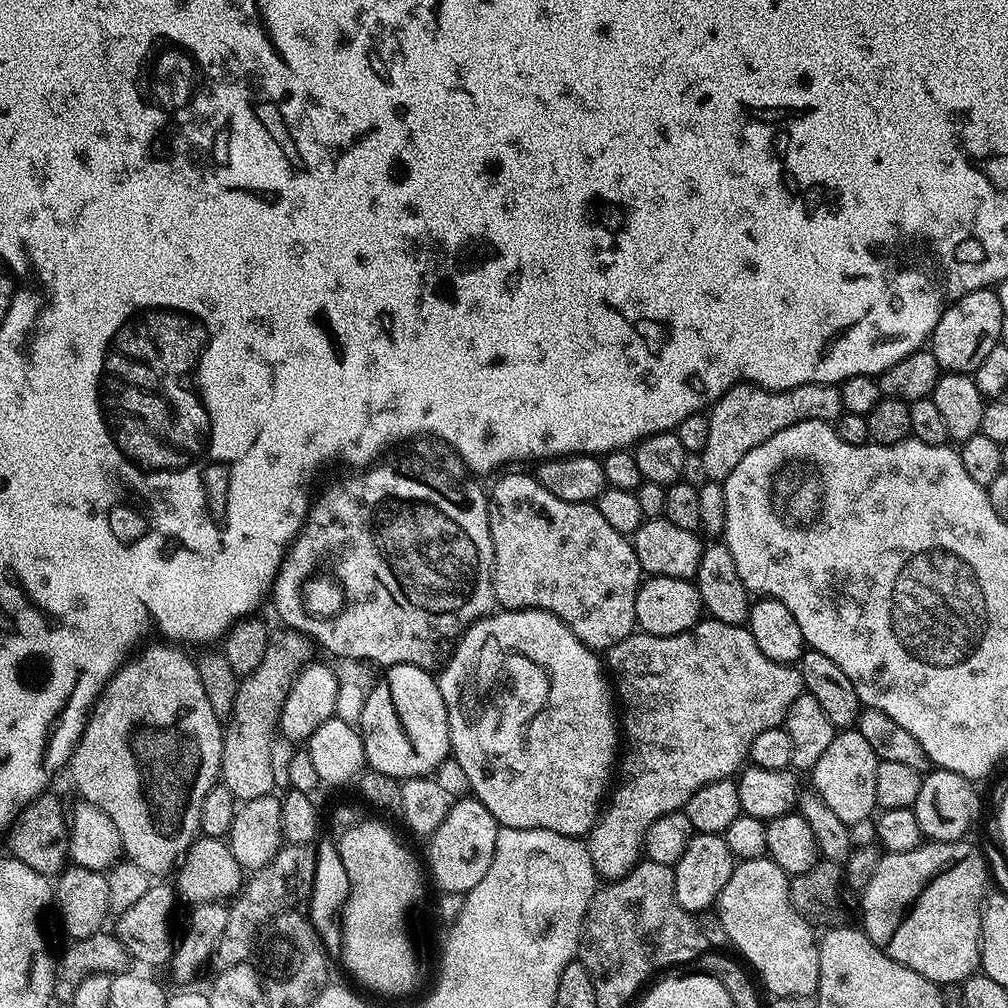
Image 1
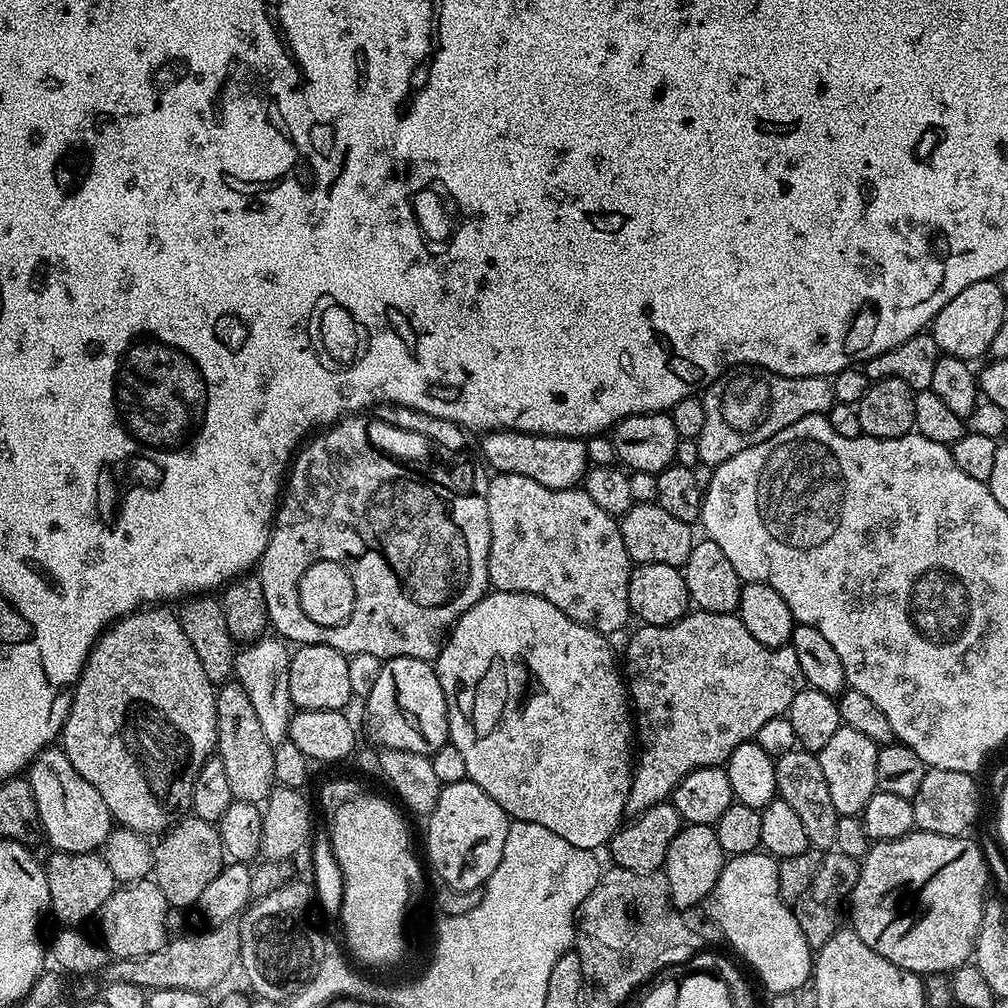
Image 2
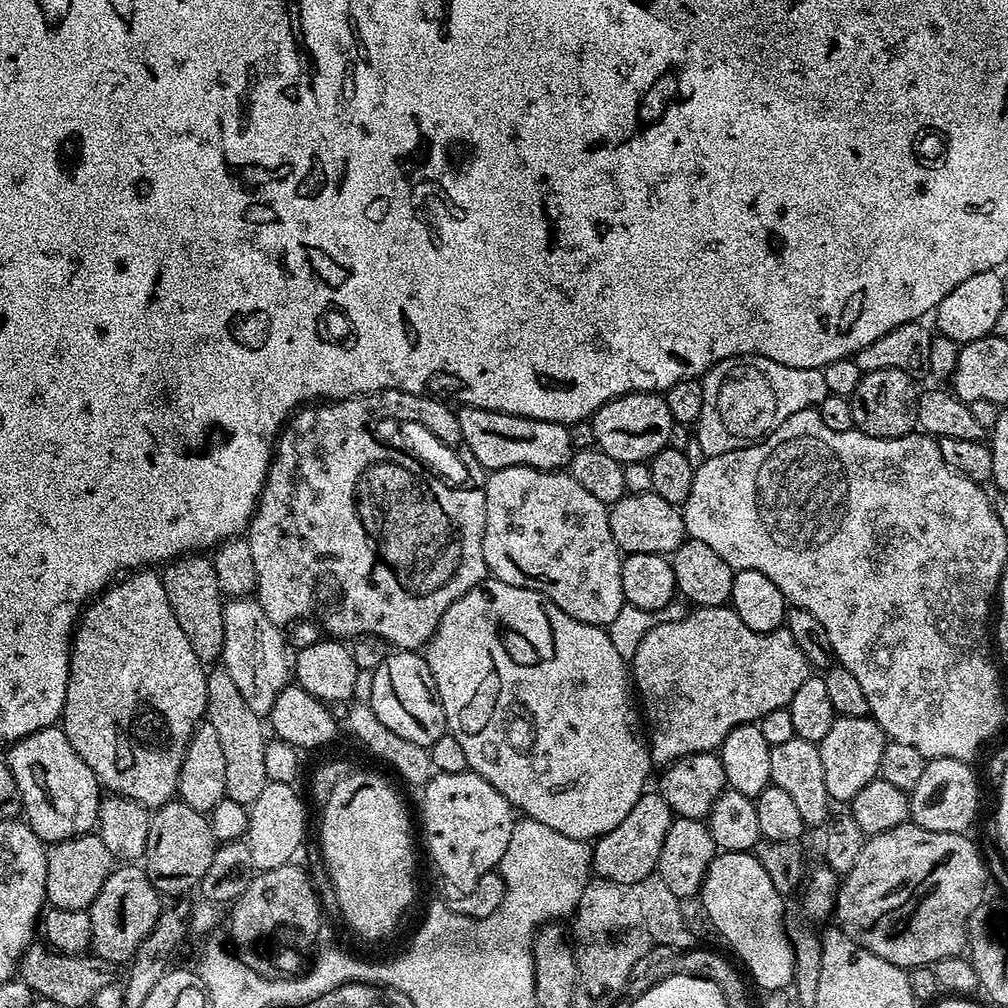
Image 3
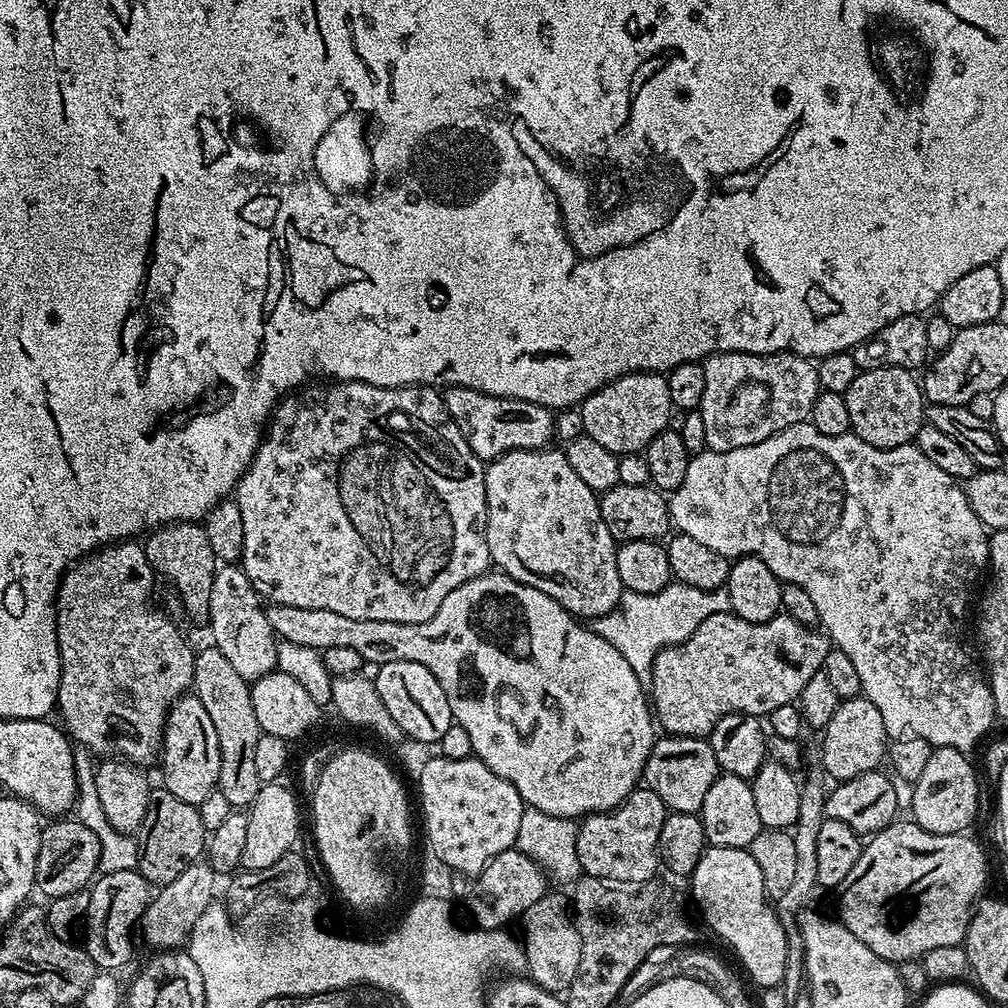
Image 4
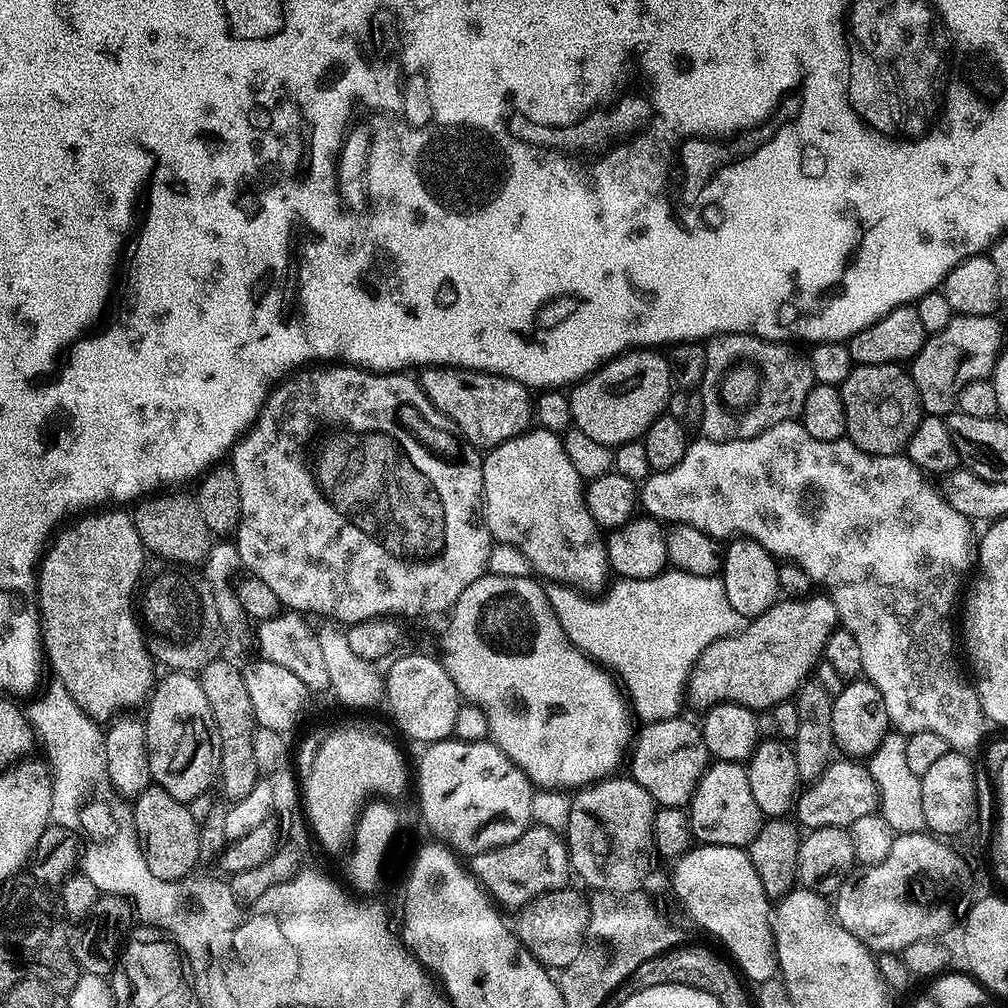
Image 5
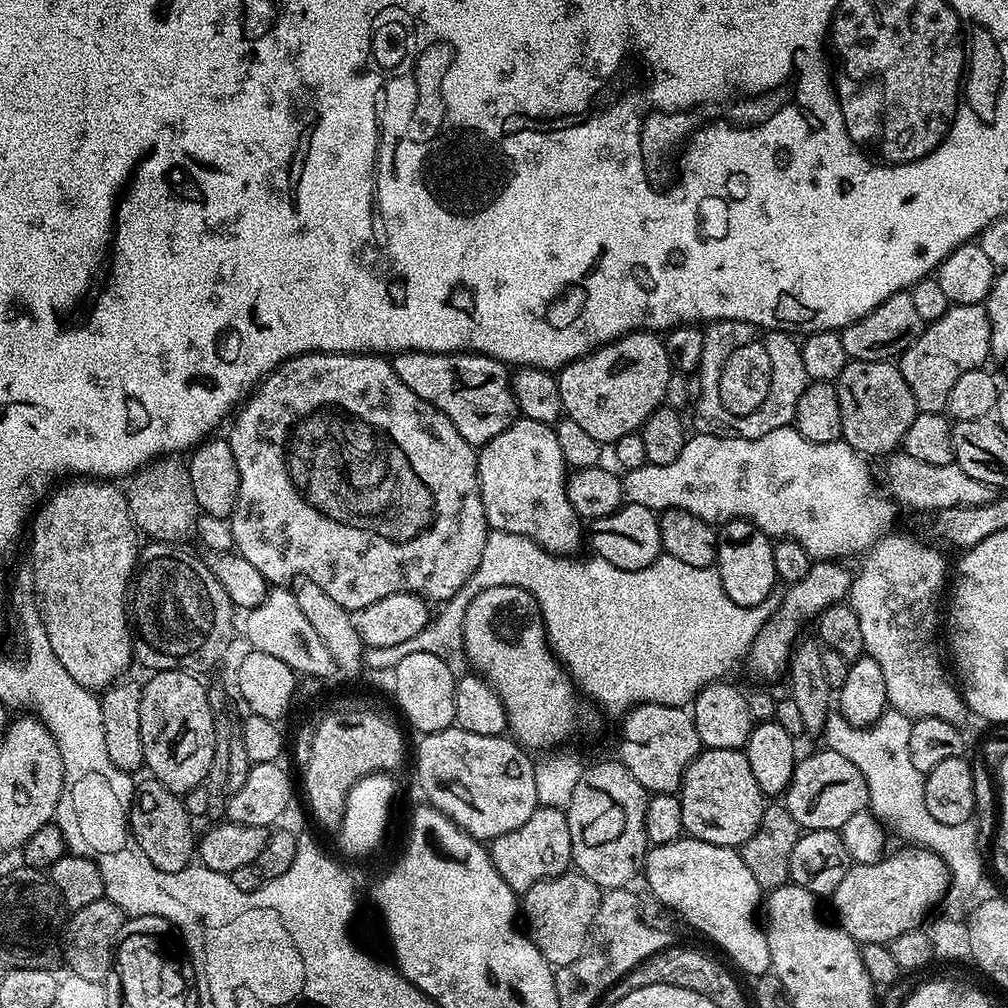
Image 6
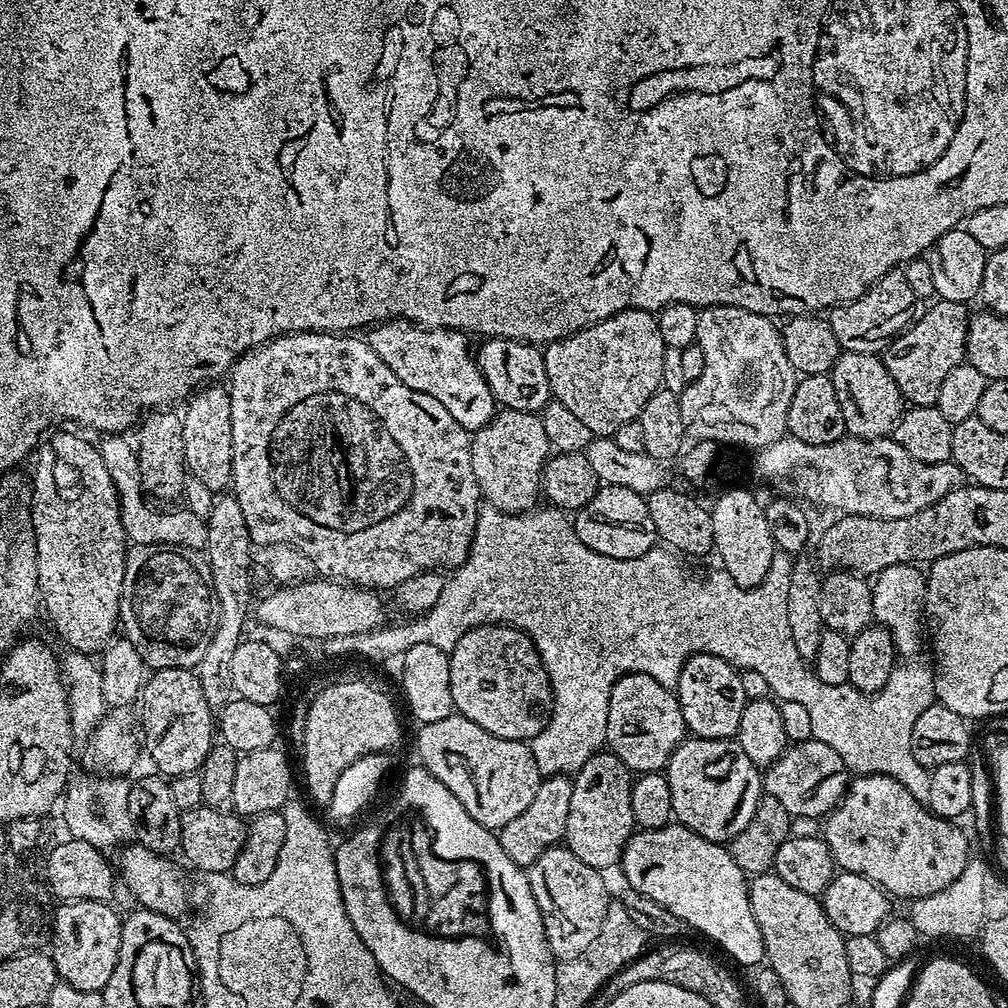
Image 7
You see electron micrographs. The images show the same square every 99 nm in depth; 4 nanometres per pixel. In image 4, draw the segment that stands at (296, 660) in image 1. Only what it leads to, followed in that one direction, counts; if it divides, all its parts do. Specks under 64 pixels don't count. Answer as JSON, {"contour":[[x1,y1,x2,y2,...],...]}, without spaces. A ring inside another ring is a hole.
{"contour":[[215,646,199,649,194,662,194,678,191,691,206,706,206,714,210,714,210,722,214,722,214,730,218,734,218,750,222,754,220,782,218,791,230,802,234,810,247,809,258,798,261,783,258,778,254,757,261,730,258,718,254,718,254,702,249,682,234,670,232,663,220,649]]}

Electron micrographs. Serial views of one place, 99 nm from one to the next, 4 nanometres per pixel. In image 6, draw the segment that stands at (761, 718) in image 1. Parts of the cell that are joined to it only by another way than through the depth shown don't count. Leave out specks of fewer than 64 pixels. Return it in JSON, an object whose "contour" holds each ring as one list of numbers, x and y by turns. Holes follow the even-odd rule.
{"contour":[[817,560,810,566,802,582,793,584,787,589,788,593,785,594,784,601,780,605,778,603,775,605,772,615,762,626,762,630,754,638,752,648,748,651,746,664,752,667,754,675,761,676,764,680,785,675,792,658,792,650,802,636,800,627,807,620,815,621,830,605,841,603,852,589,853,573,847,572,842,565,843,563,834,560]]}

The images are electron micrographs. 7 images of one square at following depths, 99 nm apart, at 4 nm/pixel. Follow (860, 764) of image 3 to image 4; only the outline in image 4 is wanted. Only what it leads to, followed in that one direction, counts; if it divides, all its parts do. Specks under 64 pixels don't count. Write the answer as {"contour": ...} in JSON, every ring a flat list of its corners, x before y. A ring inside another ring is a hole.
{"contour":[[862,694,840,701,838,710,834,710,834,718,830,718,830,722,822,729,822,736,824,749,820,752,819,763,823,771,829,777,832,775,836,782,877,771,890,747,890,737,886,734,886,726,882,726,882,714,878,714,878,706,874,706,874,702]]}

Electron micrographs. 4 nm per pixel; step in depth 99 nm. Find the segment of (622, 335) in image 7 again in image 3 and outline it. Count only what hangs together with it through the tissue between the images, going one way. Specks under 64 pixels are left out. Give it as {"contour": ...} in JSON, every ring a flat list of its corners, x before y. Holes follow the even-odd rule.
{"contour":[[627,392,603,404,592,417,596,447,622,465,647,462,669,447,672,415,659,392]]}

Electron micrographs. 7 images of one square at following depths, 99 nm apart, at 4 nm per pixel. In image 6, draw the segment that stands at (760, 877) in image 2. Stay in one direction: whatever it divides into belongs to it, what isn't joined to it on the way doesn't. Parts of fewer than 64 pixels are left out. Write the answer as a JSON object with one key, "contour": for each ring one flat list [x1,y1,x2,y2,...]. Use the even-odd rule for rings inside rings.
{"contour":[[691,838,658,844,649,847,642,876,648,879,649,890,666,907,673,908,690,927,709,936,742,971,749,972,749,977,771,969,768,933,756,925,756,907,761,907,762,890,737,849]]}

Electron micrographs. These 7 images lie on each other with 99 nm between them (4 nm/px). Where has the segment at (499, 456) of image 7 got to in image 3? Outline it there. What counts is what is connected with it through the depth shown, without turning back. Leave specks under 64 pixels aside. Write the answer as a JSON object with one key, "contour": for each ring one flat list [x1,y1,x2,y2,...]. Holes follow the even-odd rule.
{"contour":[[506,466,489,471,482,487,486,498,486,526,482,534,482,558,486,562,491,579,506,582,506,586,522,586,534,590,550,598,550,602,554,602,554,606,570,614,570,618,578,622,593,624,596,628,607,629,608,624,614,622,614,618,618,618,618,610,622,610,625,606,622,594,622,553,614,542,614,534,610,534,609,505,598,502,594,494,587,492,583,486,578,486,576,479,564,470,543,472,530,466]]}

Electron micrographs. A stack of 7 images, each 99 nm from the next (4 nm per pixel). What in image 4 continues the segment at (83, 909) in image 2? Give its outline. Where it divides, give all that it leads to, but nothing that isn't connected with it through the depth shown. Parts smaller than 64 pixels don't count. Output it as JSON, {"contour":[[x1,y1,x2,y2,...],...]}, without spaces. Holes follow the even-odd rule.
{"contour":[[56,818,43,825,36,859,36,888,44,898,62,898,66,894,85,891,93,883,99,867,100,840,90,826,75,818]]}

